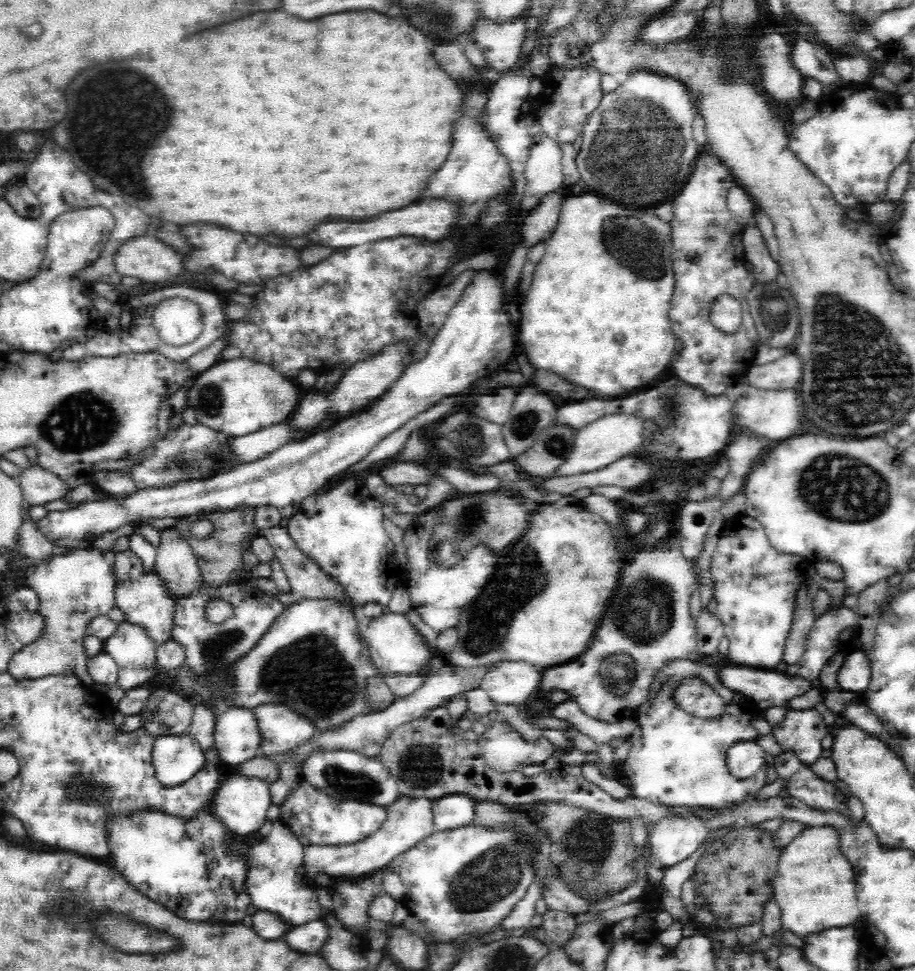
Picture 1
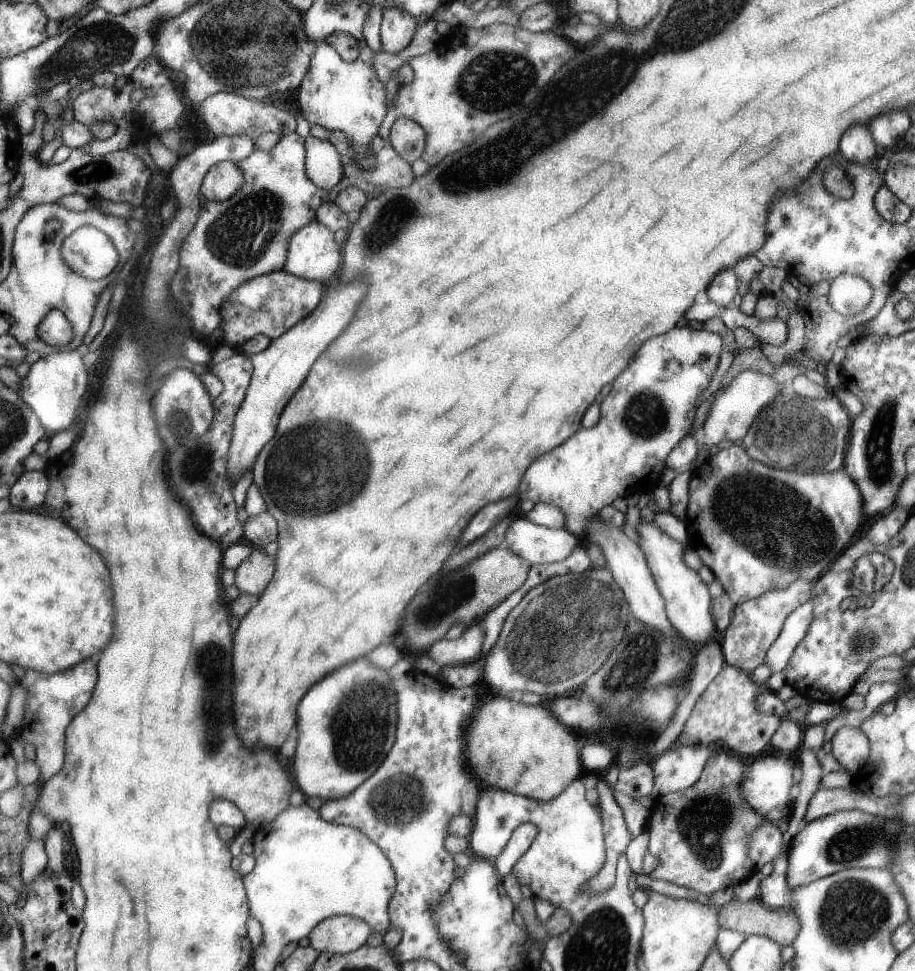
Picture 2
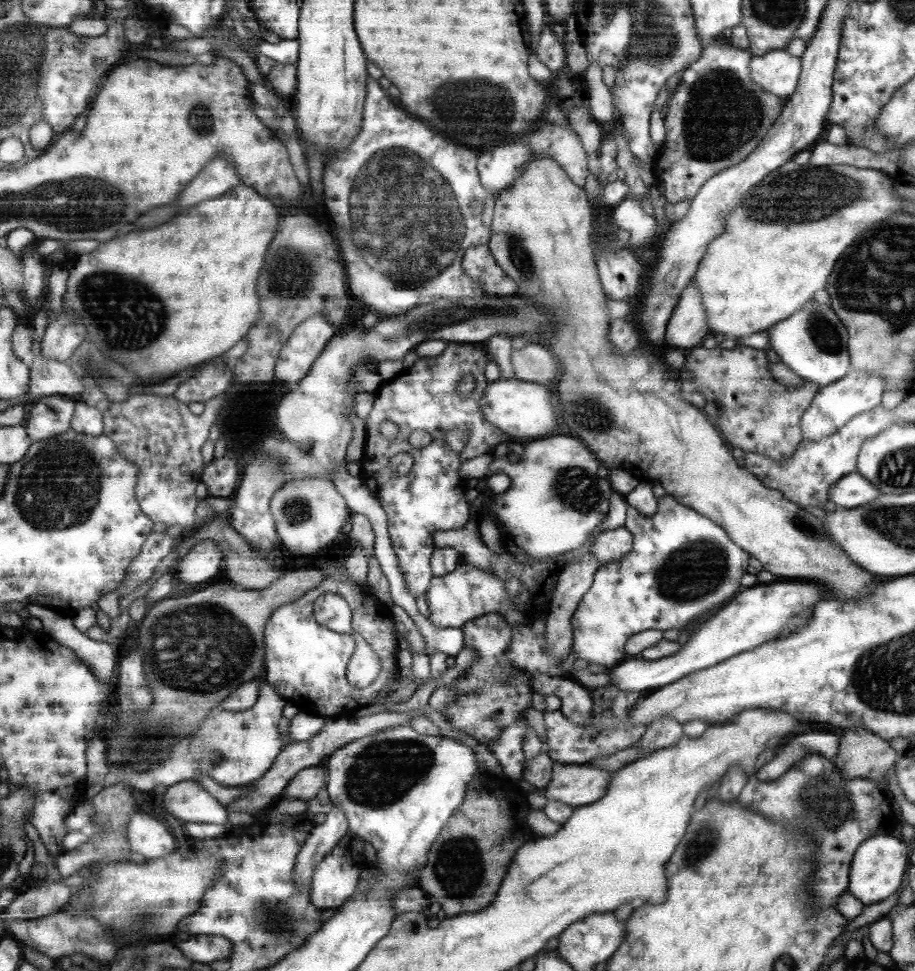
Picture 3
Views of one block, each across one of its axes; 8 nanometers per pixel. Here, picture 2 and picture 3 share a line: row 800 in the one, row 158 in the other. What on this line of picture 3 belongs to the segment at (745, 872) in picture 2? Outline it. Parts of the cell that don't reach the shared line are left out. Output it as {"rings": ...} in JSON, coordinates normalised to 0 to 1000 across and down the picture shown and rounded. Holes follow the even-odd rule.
{"rings":[[[792,43],[775,45],[766,54],[766,60],[750,70],[743,83],[728,104],[730,113],[726,120],[728,143],[723,157],[714,168],[716,183],[726,192],[726,204],[731,209],[756,206],[767,192],[780,180],[793,173],[809,169],[812,164],[827,156],[831,146],[836,145],[842,131],[849,126],[860,101],[849,100],[832,89],[815,87],[815,54]]]}

